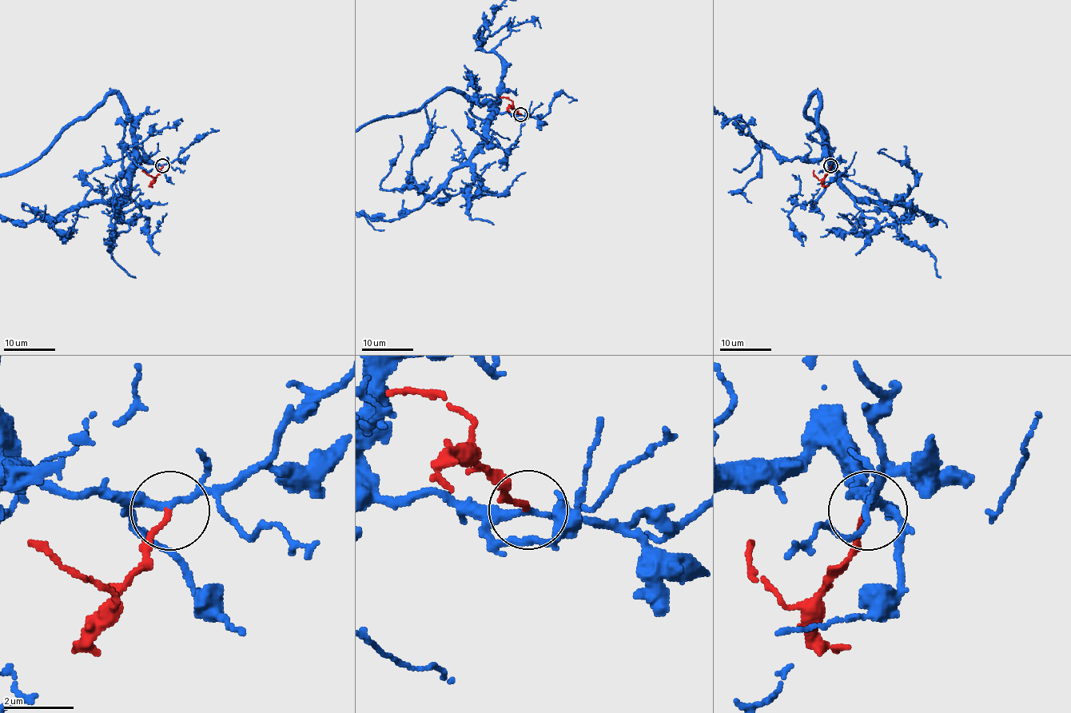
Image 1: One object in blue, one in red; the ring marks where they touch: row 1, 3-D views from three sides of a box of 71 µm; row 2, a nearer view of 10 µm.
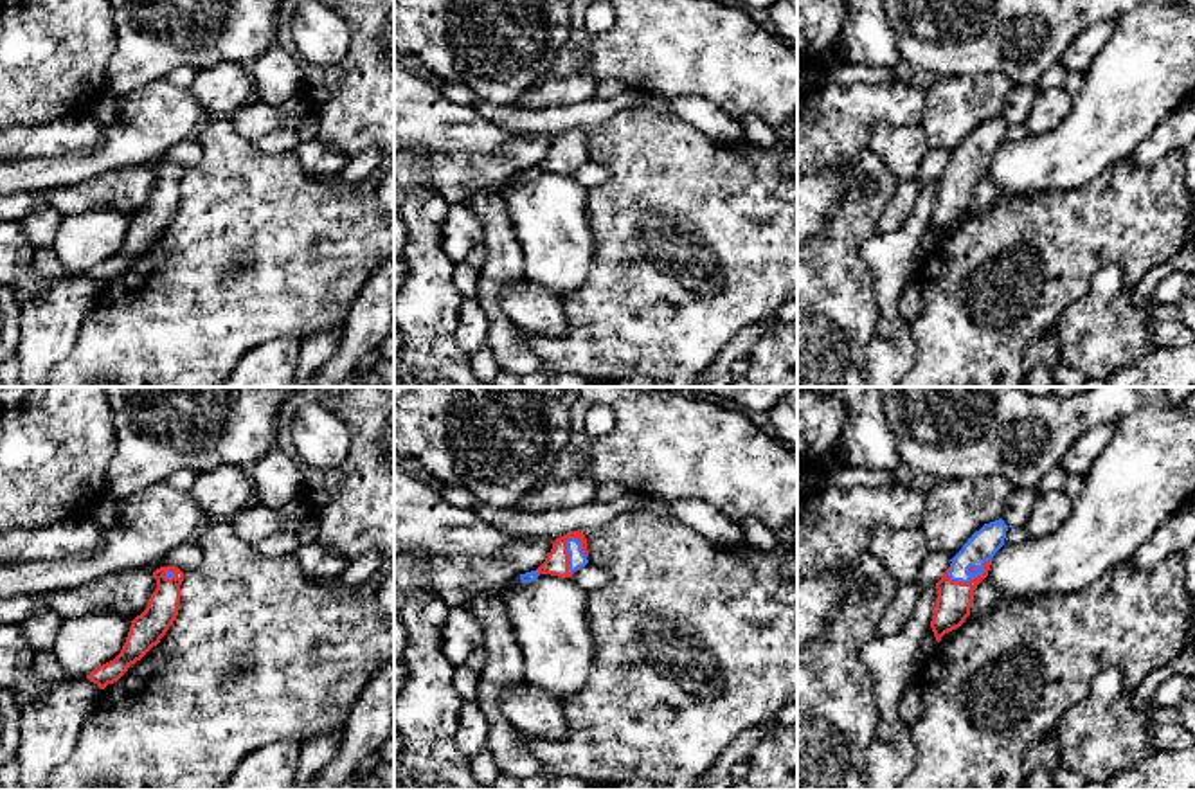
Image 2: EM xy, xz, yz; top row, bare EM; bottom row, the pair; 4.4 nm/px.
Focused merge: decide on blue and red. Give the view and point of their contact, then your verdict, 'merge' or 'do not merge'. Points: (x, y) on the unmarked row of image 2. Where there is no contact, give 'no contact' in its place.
xz (567, 148) | merge

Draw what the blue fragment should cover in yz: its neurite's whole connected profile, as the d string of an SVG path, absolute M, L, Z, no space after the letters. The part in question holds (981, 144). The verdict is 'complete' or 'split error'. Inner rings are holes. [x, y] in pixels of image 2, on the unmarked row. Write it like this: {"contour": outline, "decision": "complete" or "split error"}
{"contour": "M1002 115L984 121L952 155L950 164L936 180L938 194L930 225L938 239L970 212L974 187L988 173L992 155L1004 142L1006 128Z", "decision": "split error"}

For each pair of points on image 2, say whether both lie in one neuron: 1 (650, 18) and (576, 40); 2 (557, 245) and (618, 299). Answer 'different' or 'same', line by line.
1: same
2: different

